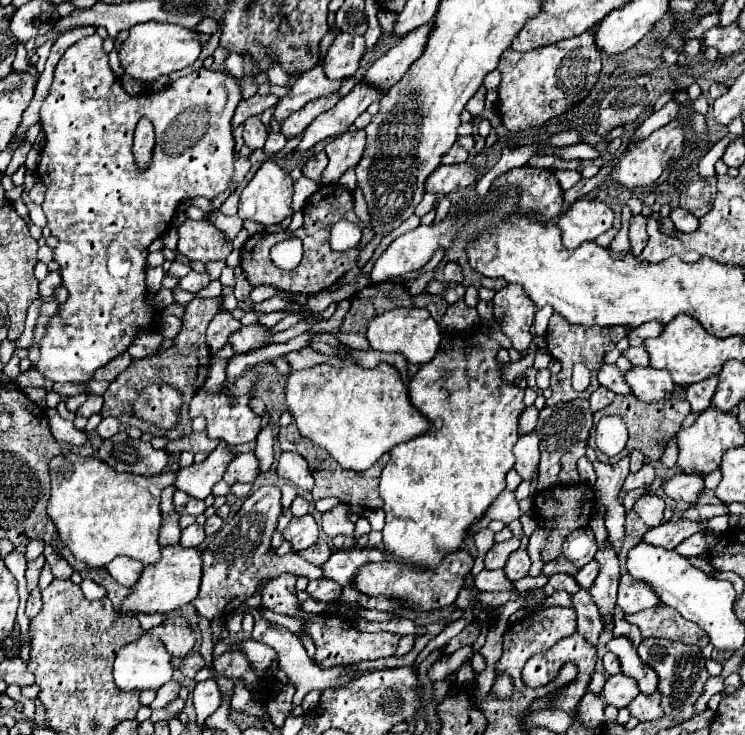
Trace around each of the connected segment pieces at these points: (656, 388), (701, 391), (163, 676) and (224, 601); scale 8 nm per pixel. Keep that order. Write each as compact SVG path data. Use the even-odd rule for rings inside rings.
M634 367L624 375L632 393L642 403L668 401L676 393L676 385L668 371L658 371L654 367Z
M710 377L710 379L704 379L702 383L694 383L686 387L686 399L692 405L692 411L704 411L706 407L710 407L712 395L716 391L716 383L718 383L718 377Z
M148 631L136 641L124 645L114 661L114 681L122 691L160 689L170 681L172 671L166 647Z
M262 485L258 491L254 491L240 511L222 525L222 529L212 537L212 541L202 551L202 585L198 597L192 601L198 615L214 621L214 619L226 619L232 611L240 607L248 597L252 597L262 581L274 579L282 573L294 573L296 577L306 577L308 581L324 577L324 571L308 563L300 555L290 552L285 556L270 557L270 539L278 525L278 517L282 515L280 505L280 489L276 485ZM288 562L296 562L296 567Z

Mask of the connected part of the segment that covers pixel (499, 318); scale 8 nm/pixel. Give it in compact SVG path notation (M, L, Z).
M506 285L494 297L494 319L502 333L512 341L514 349L526 351L532 343L530 325L534 323L536 307L518 285Z

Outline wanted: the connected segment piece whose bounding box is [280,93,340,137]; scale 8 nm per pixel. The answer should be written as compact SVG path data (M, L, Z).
M332 93L332 95L324 95L324 97L318 97L318 99L310 101L310 103L306 103L300 111L296 111L294 115L290 115L290 119L286 119L286 123L282 123L280 131L286 137L302 133L320 113L326 113L330 107L334 107L338 99L340 99L340 95Z

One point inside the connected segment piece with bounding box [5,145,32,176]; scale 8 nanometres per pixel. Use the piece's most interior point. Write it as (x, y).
(18, 159)

